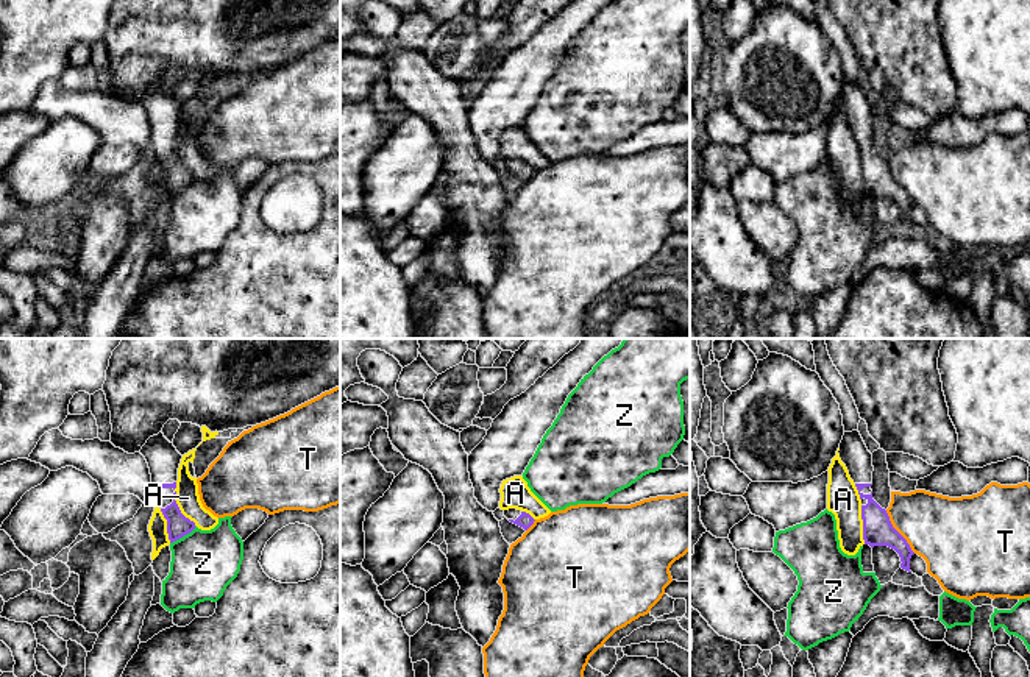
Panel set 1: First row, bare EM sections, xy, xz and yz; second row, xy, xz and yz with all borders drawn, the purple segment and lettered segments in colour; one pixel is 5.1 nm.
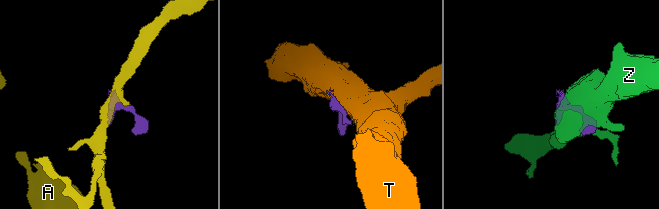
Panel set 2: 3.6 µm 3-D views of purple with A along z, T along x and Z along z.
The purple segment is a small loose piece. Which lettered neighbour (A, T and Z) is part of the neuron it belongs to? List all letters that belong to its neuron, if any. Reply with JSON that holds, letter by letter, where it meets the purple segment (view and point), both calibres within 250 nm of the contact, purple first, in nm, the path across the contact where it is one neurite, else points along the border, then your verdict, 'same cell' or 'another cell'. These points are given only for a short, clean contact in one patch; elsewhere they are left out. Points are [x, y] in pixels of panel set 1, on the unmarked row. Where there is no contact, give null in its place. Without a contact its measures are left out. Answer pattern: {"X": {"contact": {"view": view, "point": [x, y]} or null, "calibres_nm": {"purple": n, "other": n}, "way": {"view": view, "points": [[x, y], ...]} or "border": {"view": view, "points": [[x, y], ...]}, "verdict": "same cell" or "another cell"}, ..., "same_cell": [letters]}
{"A": {"contact": {"view": "xy", "point": [177, 155]}, "calibres_nm": {"purple": 120, "other": 120}, "border": {"view": "xy", "points": [[175, 133], [175, 153], [195, 175]]}, "verdict": "another cell"}, "T": {"contact": {"view": "yz", "point": [898, 183]}, "calibres_nm": {"purple": 160, "other": 360}, "verdict": "another cell"}, "Z": {"contact": {"view": "xy", "point": [183, 186]}, "calibres_nm": {"purple": 120, "other": 340}, "verdict": "another cell"}, "same_cell": []}

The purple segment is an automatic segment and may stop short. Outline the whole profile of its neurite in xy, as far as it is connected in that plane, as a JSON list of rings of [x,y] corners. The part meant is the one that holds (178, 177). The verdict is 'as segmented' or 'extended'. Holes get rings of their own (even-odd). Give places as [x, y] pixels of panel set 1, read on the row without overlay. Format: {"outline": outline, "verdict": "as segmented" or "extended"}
{"outline": [[[162,83],[150,87],[140,105],[145,108],[151,125],[150,148],[167,170],[169,190],[173,193],[195,179],[195,173],[181,164],[175,151],[178,119],[183,106]]], "verdict": "extended"}

